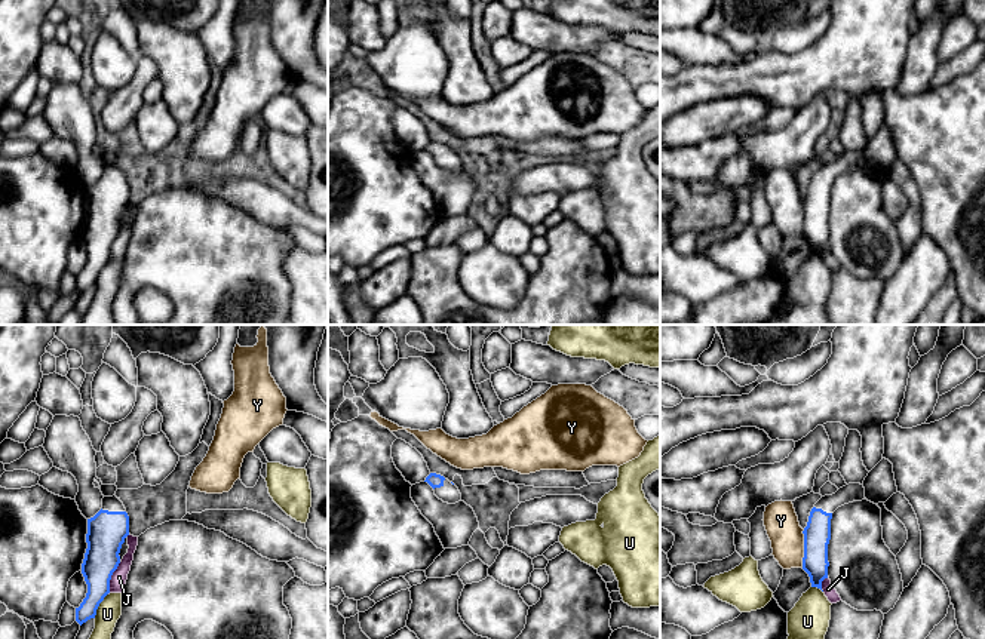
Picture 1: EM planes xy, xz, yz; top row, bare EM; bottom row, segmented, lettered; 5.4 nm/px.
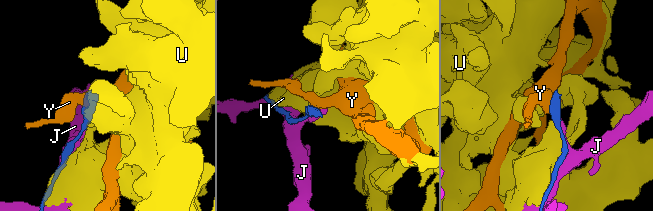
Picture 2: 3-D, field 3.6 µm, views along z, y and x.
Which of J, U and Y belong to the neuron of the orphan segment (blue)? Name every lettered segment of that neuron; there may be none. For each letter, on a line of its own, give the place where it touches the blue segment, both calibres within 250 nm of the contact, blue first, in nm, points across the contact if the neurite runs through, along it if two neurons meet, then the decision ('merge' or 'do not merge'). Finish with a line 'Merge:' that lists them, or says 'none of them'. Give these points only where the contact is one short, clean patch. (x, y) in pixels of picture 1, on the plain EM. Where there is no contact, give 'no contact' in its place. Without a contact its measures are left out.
J: meets blue in xy at (110, 246); 200 nm thick on the blue side, 90 nm on the other; do not merge
U: meets blue in xy at (98, 273); 190 nm thick on the blue side, 160 nm on the other; do not merge
Y: meets blue in yz at (804, 217); 140 nm thick on the blue side, 190 nm on the other; border along yz (804, 197), (801, 234); do not merge
Merge: none of them

